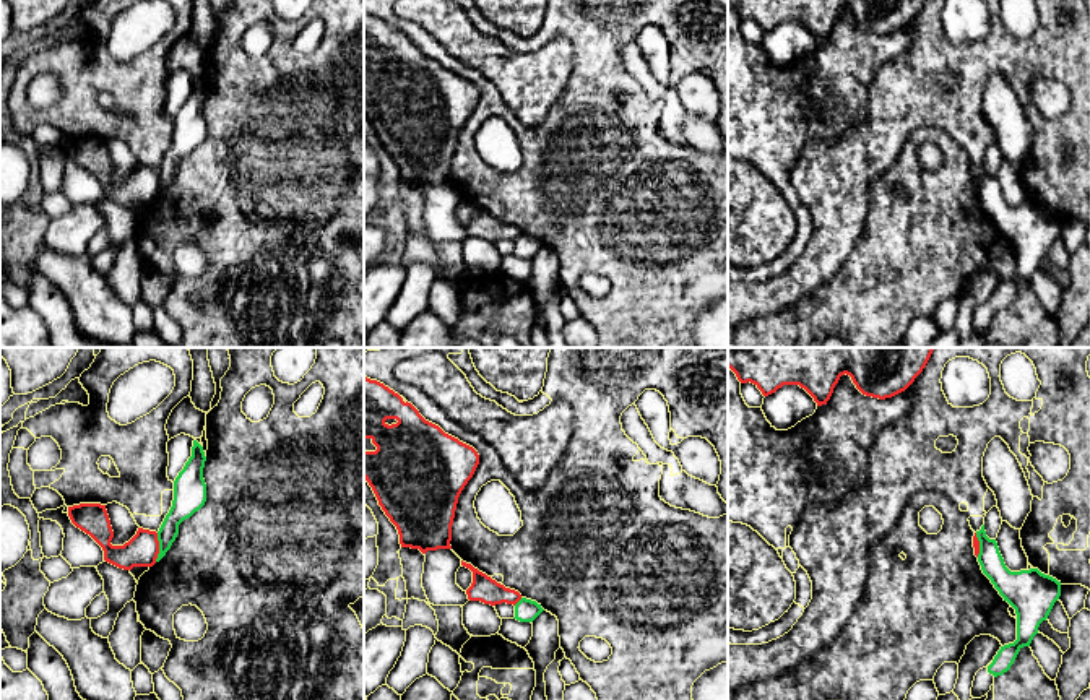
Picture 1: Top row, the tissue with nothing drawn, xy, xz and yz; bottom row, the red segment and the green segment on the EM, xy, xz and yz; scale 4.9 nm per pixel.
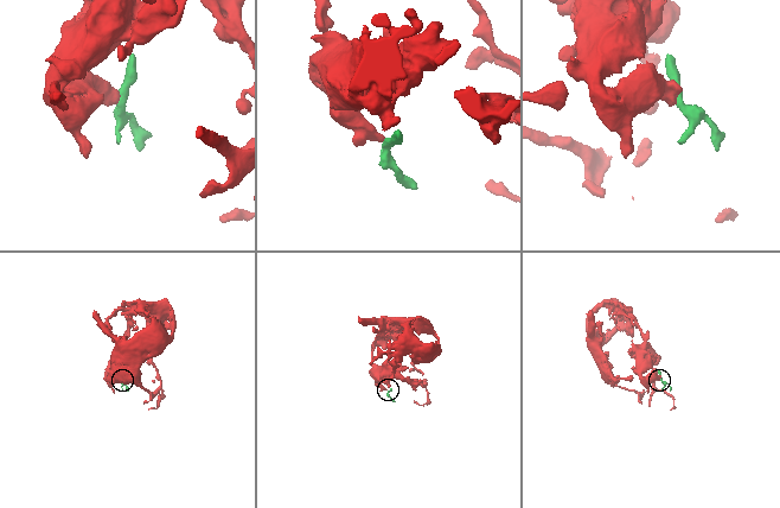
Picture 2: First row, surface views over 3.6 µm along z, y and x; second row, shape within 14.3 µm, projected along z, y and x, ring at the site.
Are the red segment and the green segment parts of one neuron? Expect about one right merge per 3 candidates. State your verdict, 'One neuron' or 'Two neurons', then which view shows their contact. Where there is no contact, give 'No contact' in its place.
Two neurons. Touches red in xy

